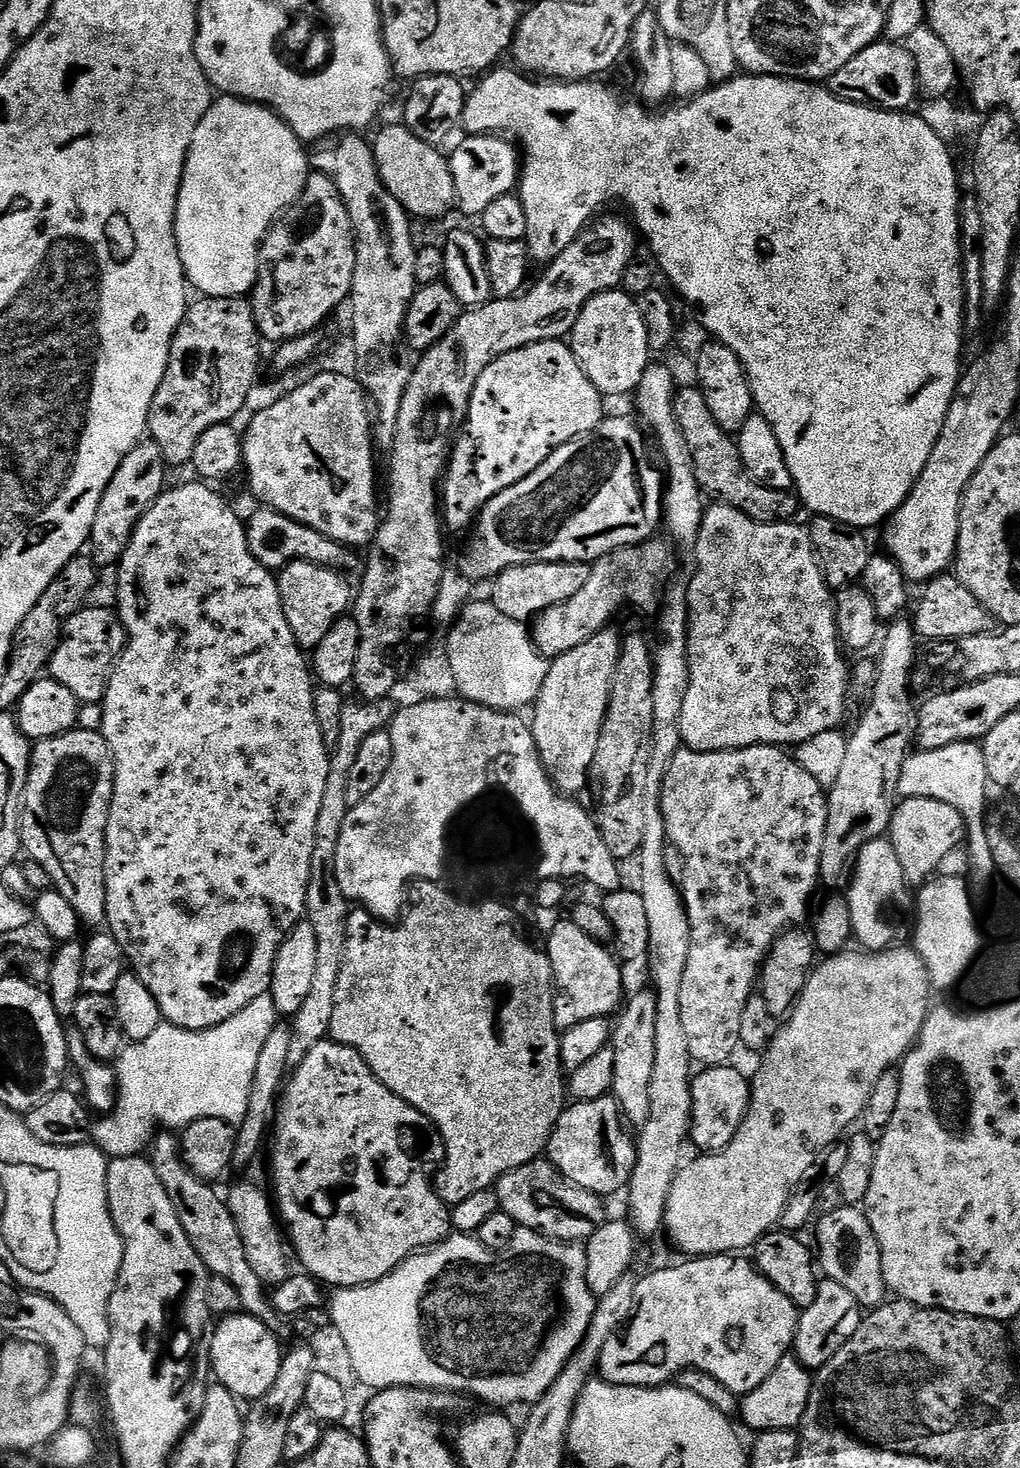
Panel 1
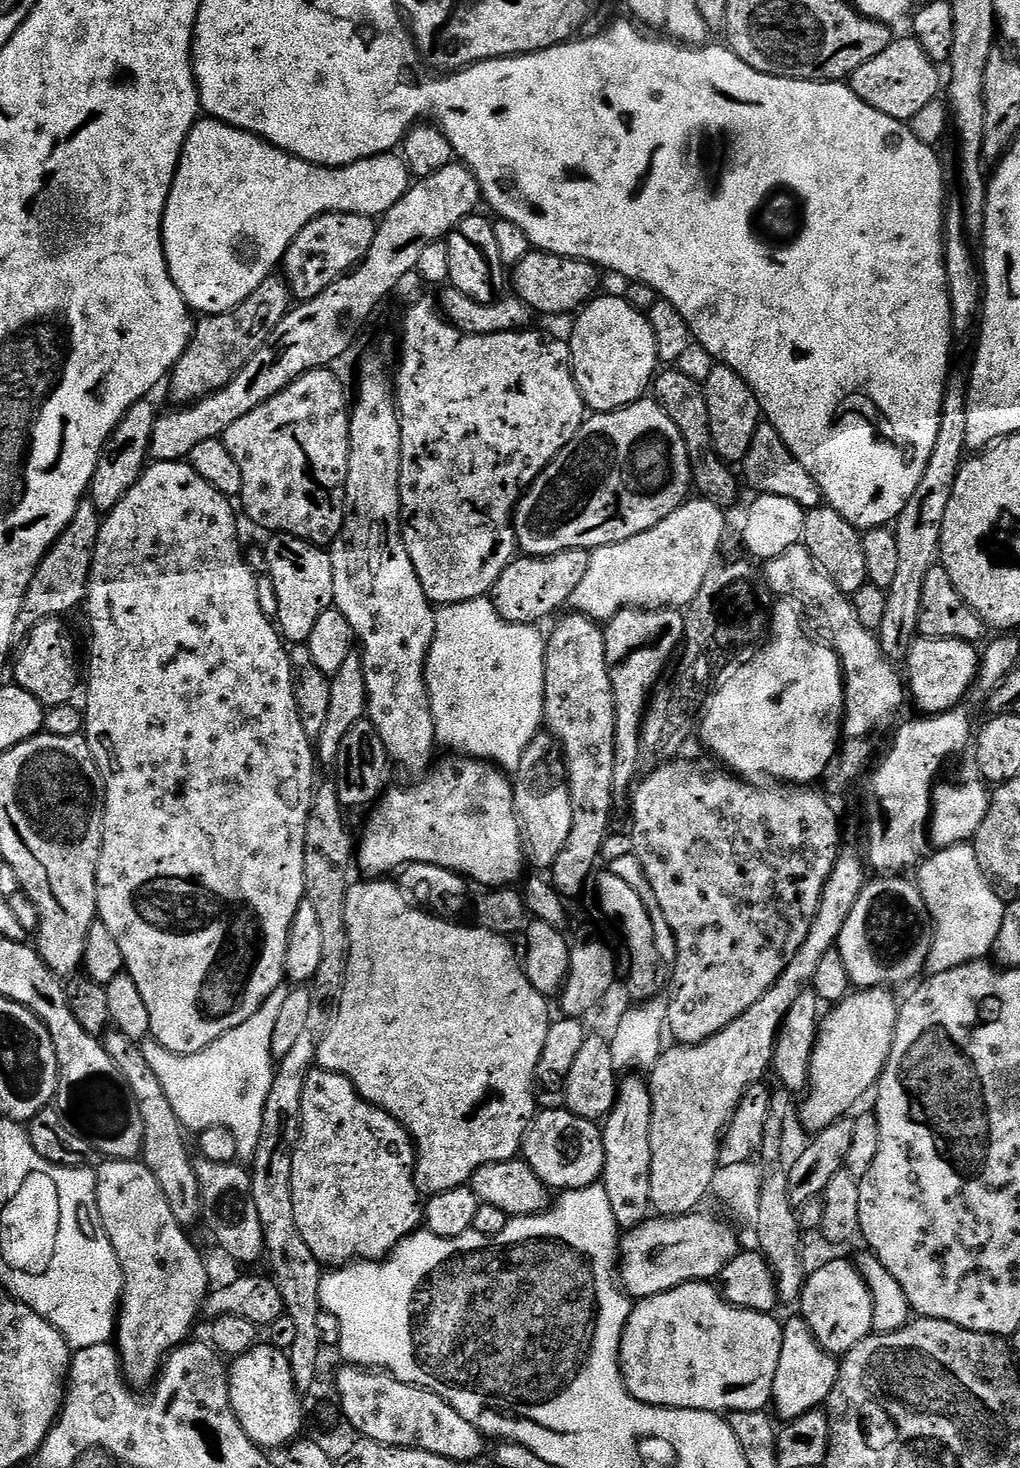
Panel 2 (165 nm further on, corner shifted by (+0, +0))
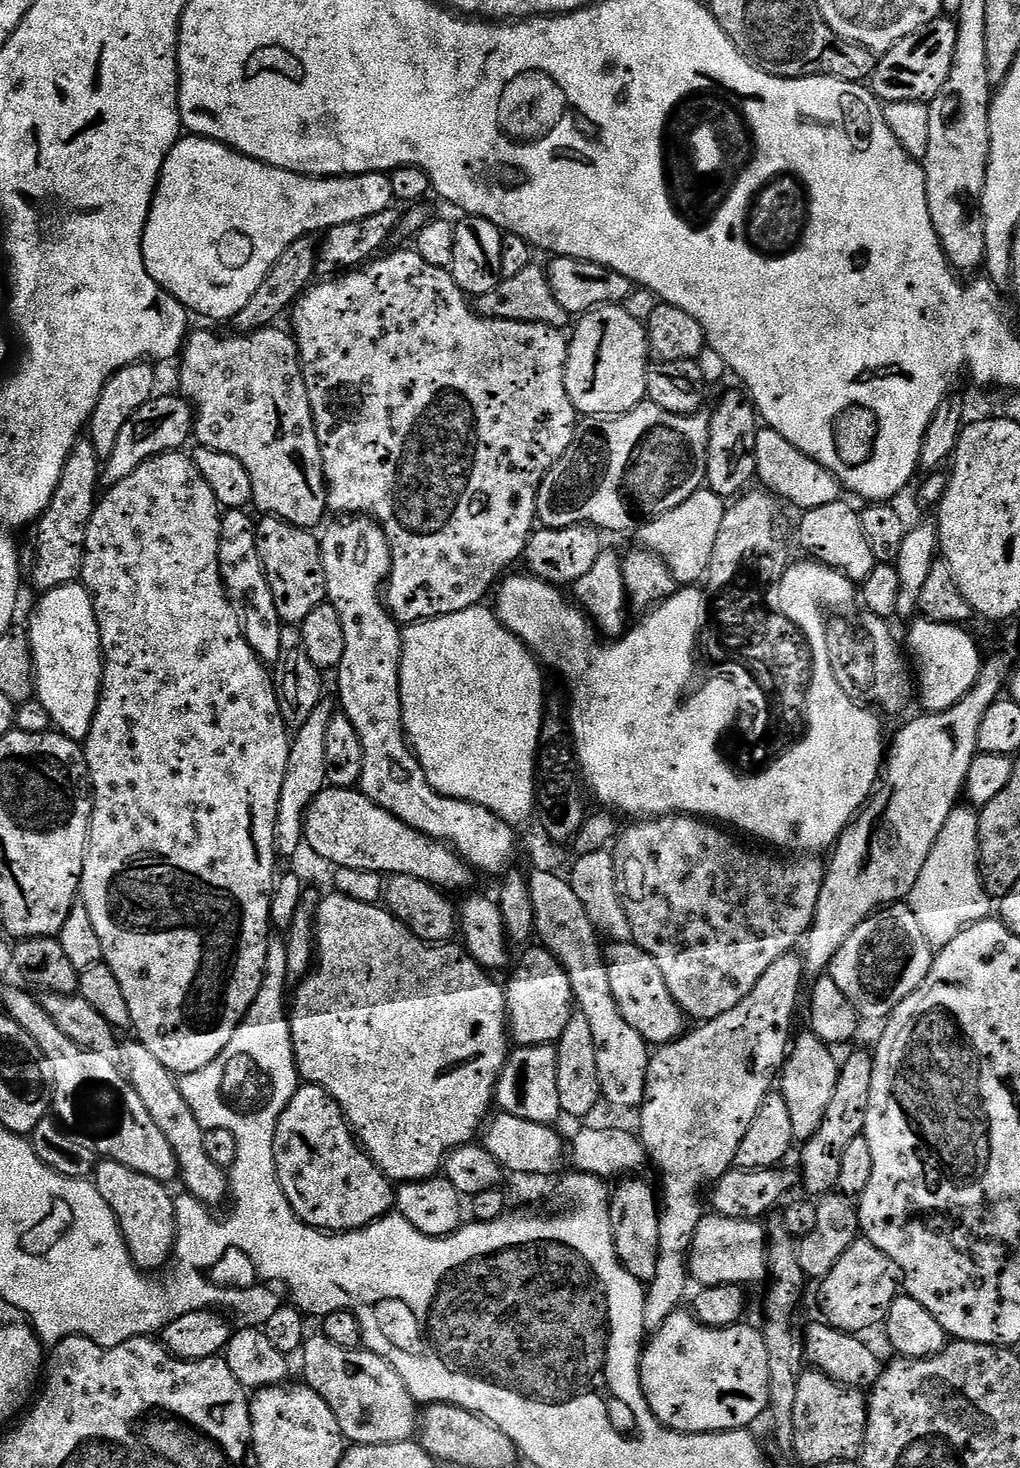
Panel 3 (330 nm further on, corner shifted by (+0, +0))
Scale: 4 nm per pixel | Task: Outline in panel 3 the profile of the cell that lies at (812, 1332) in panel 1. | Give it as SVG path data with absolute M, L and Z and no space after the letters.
M857 1238L850 1246L850 1250L846 1250L846 1254L842 1254L842 1258L836 1263L834 1270L819 1283L818 1288L820 1288L820 1312L824 1315L821 1317L839 1332L864 1334L867 1328L879 1329L883 1325L884 1320L888 1317L888 1311L901 1291L902 1277L896 1271L896 1264L890 1262L890 1258L886 1258L886 1254L882 1254L882 1250L878 1250L878 1246L874 1246L863 1238Z

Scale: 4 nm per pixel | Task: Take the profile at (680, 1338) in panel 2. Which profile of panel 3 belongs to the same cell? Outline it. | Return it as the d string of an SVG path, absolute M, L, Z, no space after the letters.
M677 1310L662 1322L662 1326L651 1333L646 1347L640 1357L640 1385L644 1391L646 1402L650 1410L658 1418L658 1422L669 1428L671 1432L681 1432L683 1434L701 1434L703 1432L734 1432L747 1429L748 1424L752 1424L760 1415L762 1417L769 1411L768 1395L770 1394L770 1371L767 1366L767 1350L764 1341L764 1333L759 1327L747 1328L747 1323L741 1322L729 1328L707 1328L704 1324L699 1324L696 1317L688 1310Z

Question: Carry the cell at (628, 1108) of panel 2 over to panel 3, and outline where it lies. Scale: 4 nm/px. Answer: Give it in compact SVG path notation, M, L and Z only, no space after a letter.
M624 1178L610 1192L608 1216L612 1220L612 1237L622 1266L635 1280L651 1282L658 1270L658 1196L640 1178Z

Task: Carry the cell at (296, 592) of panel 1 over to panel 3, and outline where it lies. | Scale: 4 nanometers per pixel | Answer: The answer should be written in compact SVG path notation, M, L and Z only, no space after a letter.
M265 515L256 526L256 545L268 585L272 591L272 607L275 615L284 619L288 626L299 626L319 604L325 603L328 594L328 578L326 575L326 561L319 539L312 537L313 533L307 528L299 528L296 524L287 524L276 516Z

